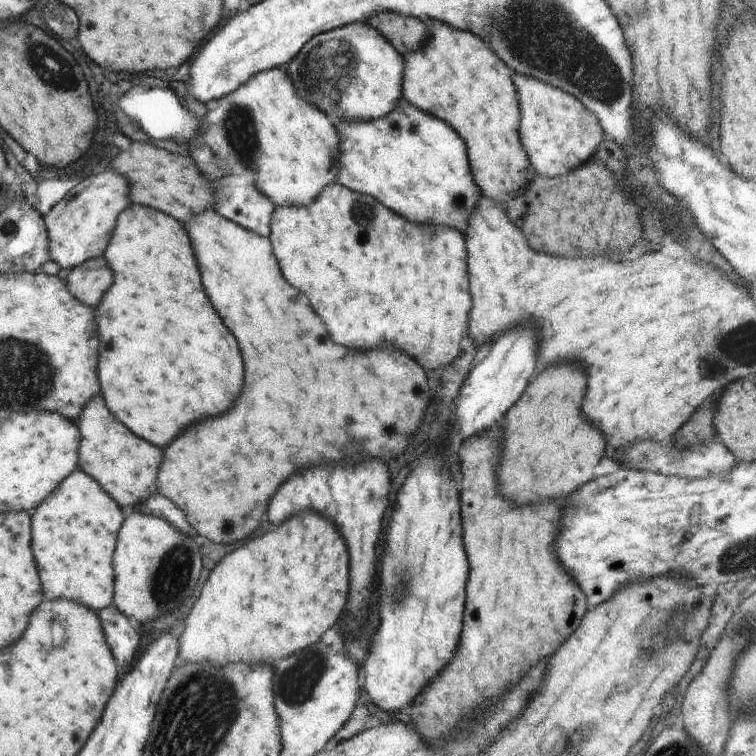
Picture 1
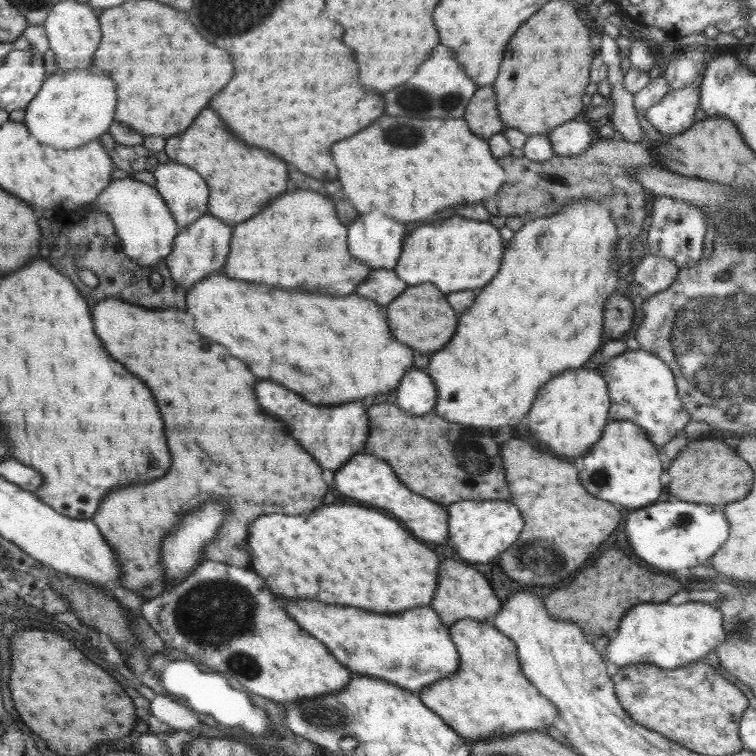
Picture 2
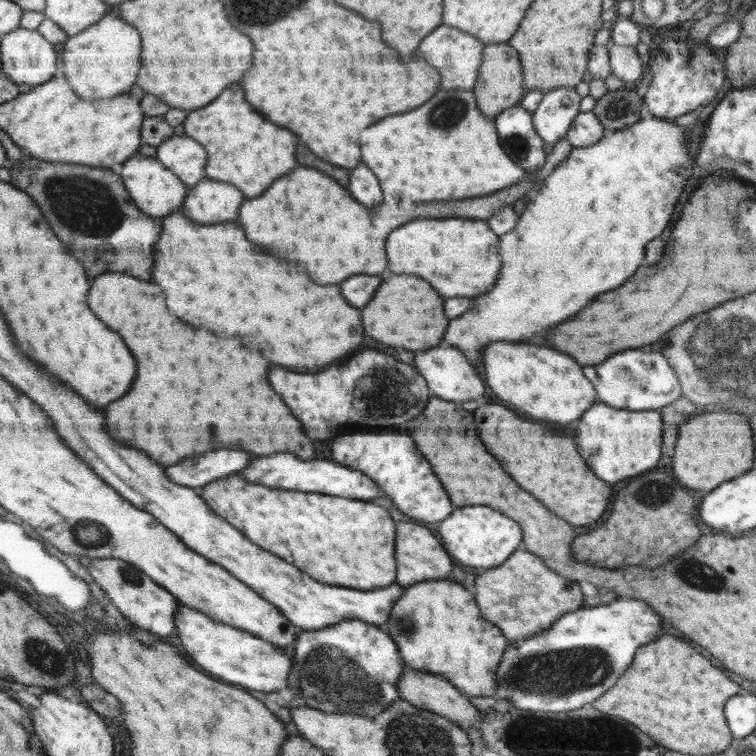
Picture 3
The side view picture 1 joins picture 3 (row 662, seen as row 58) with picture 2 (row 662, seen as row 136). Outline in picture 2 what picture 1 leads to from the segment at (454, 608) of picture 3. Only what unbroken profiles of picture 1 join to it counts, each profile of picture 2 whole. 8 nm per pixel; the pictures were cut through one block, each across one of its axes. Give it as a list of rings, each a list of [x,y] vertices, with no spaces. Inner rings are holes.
[[[469,618],[456,621],[449,627],[449,631],[459,654],[459,668],[450,676],[435,680],[434,684],[420,690],[418,695],[422,704],[440,716],[466,743],[492,740],[492,736],[510,736],[522,731],[547,732],[547,728],[559,719],[555,704],[540,694],[540,691],[524,676],[516,644],[509,636],[502,634],[489,621]]]

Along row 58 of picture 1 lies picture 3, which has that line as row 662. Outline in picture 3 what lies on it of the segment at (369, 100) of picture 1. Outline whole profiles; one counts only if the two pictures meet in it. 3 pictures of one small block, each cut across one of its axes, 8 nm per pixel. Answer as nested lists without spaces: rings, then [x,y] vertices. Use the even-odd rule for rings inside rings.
[[[351,618],[322,630],[303,630],[292,655],[285,694],[293,706],[376,718],[399,698],[397,681],[405,664],[392,638],[374,624]]]

